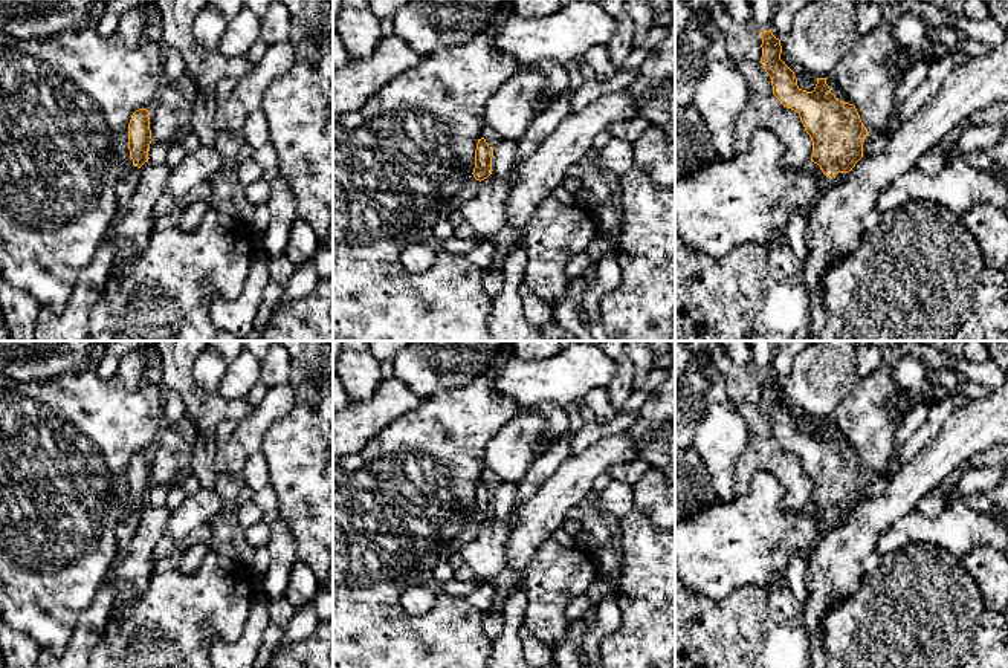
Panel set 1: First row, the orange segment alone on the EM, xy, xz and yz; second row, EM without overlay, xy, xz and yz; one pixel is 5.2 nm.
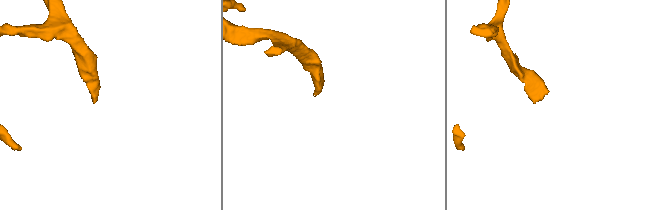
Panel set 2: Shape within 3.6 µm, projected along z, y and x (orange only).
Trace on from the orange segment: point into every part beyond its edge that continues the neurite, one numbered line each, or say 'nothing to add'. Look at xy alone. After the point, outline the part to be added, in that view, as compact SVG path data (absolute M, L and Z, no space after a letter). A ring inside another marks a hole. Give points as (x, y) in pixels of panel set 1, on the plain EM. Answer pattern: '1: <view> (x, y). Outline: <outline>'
1: xy (126, 528). Outline: M130 500L124 517L121 518L121 521L116 526L118 553L105 575L105 579L111 579L116 576L122 556L124 556L124 552L125 552L125 546L127 546L128 540L133 537L137 524L139 524L139 511L133 506L133 501Z

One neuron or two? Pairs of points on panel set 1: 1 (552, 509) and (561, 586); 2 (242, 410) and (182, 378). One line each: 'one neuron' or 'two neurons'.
1: two neurons
2: one neuron

